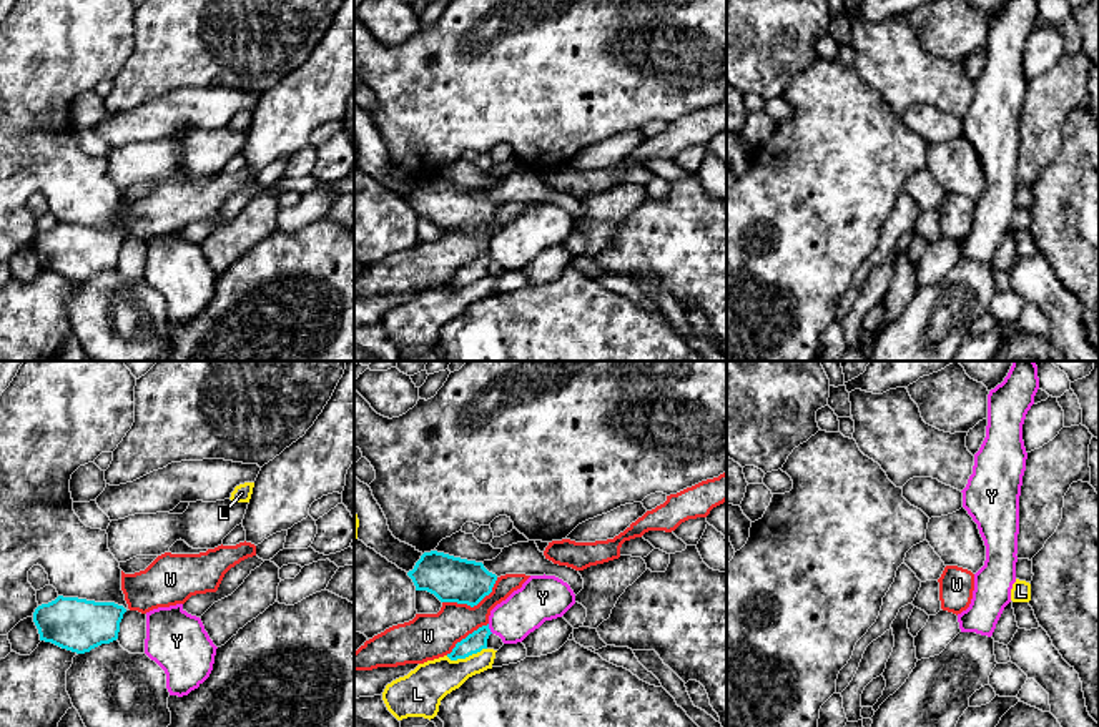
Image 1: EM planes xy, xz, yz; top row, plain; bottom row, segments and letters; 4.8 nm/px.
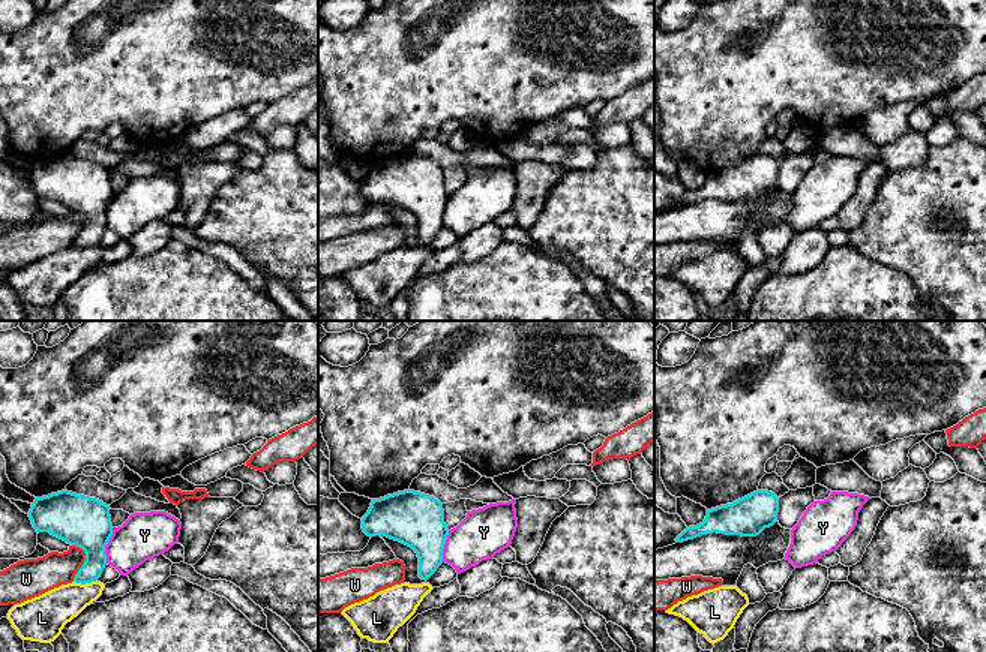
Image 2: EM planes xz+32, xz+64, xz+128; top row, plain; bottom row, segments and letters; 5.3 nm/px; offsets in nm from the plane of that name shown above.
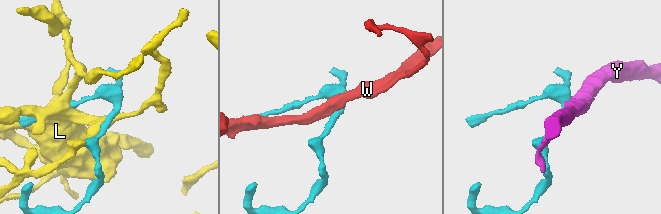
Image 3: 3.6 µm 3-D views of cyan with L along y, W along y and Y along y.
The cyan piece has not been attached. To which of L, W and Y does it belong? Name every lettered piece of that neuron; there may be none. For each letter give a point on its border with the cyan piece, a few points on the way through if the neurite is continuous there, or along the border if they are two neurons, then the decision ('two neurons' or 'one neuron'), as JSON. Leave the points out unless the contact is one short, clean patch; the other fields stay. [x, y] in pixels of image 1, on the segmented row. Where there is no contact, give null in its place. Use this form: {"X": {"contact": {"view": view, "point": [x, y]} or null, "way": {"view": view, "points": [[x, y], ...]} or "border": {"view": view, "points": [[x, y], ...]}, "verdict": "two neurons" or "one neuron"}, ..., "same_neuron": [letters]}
{"L": {"contact": {"view": "xz", "point": [466, 656]}, "verdict": "two neurons"}, "W": {"contact": {"view": "xz", "point": [473, 606]}, "border": {"view": "xz", "points": [[497, 578], [492, 589], [473, 606], [443, 603]]}, "verdict": "two neurons"}, "Y": {"contact": {"view": "xz", "point": [489, 629]}, "border": {"view": "xz", "points": [[487, 624], [492, 633]]}, "verdict": "two neurons"}, "same_neuron": []}

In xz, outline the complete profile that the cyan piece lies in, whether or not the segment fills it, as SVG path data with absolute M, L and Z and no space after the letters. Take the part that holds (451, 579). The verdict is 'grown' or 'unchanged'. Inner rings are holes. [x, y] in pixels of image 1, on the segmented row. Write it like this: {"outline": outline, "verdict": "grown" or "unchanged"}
{"outline": "M424 552L407 572L416 591L427 591L441 602L477 606L492 592L497 576L482 562L454 557L444 552Z", "verdict": "unchanged"}

